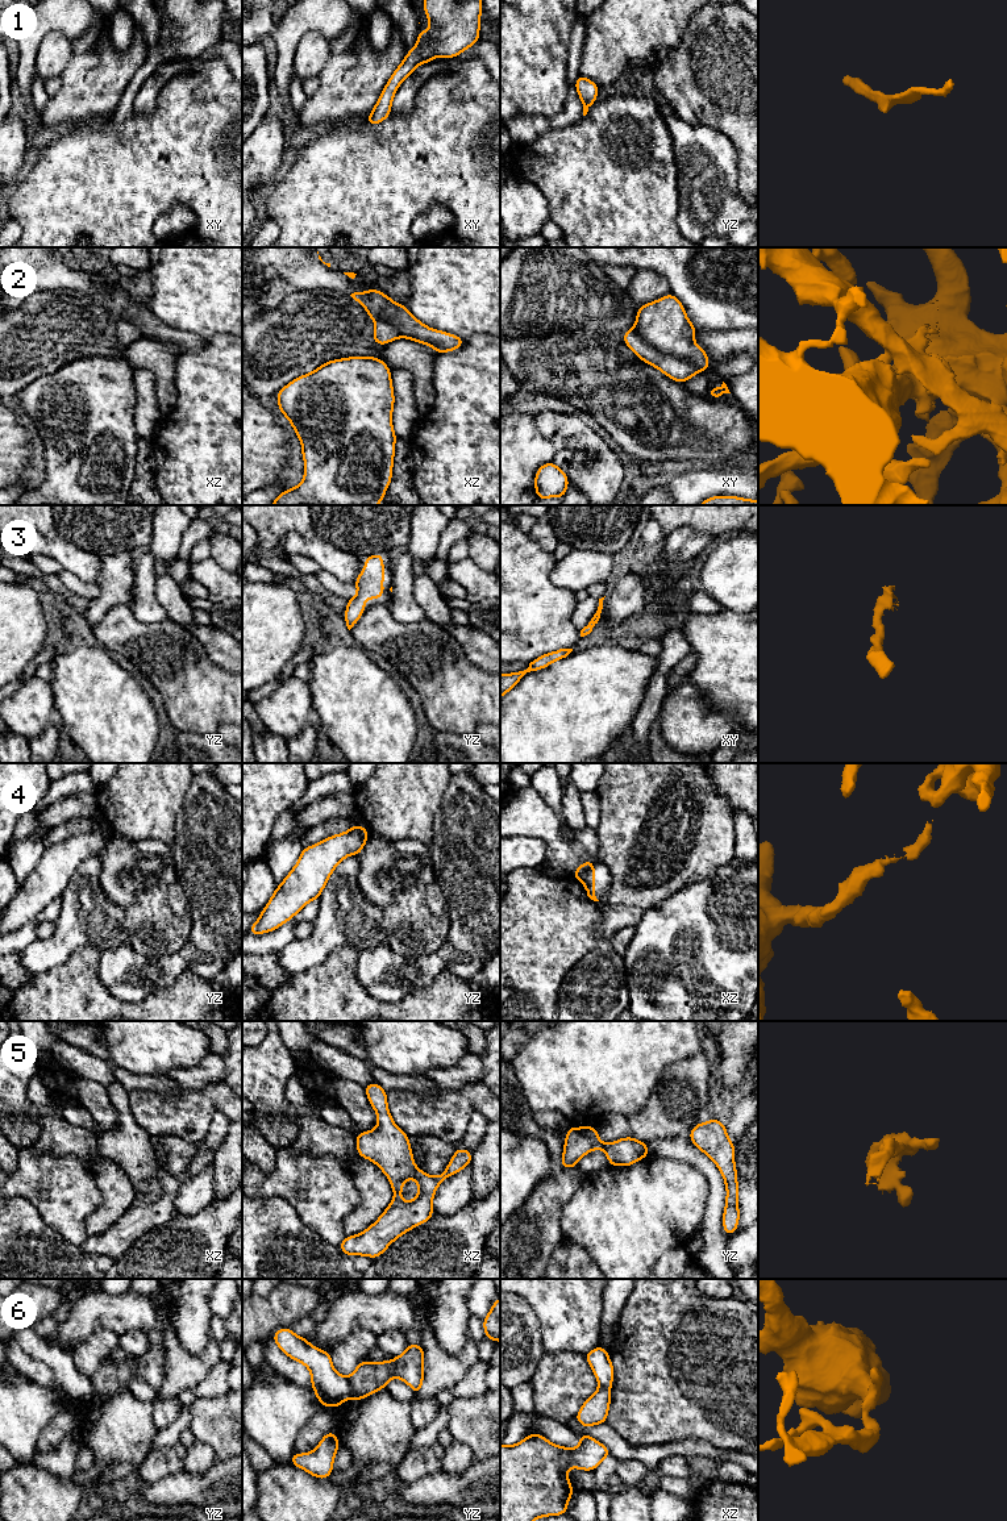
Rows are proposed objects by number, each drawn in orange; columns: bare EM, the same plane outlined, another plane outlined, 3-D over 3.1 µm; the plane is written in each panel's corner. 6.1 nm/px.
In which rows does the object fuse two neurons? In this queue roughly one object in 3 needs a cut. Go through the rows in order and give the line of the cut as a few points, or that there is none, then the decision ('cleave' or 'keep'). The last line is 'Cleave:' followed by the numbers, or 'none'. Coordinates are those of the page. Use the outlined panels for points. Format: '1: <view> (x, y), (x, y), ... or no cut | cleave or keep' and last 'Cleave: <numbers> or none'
1: no cut | keep
2: no cut | keep
3: no cut | keep
4: yz (349, 829), (365, 841) | cleave
5: no cut | keep
6: yz (348, 1378), (352, 1396) | cleave
Cleave: 4, 6

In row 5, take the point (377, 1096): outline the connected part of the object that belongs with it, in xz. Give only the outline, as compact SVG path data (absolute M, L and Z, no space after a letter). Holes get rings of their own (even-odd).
M375 1082L365 1085L366 1096L378 1114L378 1125L371 1132L355 1135L359 1158L373 1160L388 1178L394 1199L380 1217L365 1232L348 1235L340 1245L346 1255L365 1255L376 1259L400 1235L433 1217L433 1197L437 1187L449 1176L459 1172L473 1159L473 1151L461 1146L440 1176L429 1176L420 1171L415 1162L407 1135L388 1112L387 1092ZM413 1178L419 1184L417 1196L404 1203L401 1189L404 1182Z

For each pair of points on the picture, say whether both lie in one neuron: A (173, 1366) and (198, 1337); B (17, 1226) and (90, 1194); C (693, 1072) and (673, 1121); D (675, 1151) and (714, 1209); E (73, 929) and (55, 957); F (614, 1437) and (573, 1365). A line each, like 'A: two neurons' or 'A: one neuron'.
A: two neurons
B: two neurons
C: one neuron
D: one neuron
E: one neuron
F: two neurons

